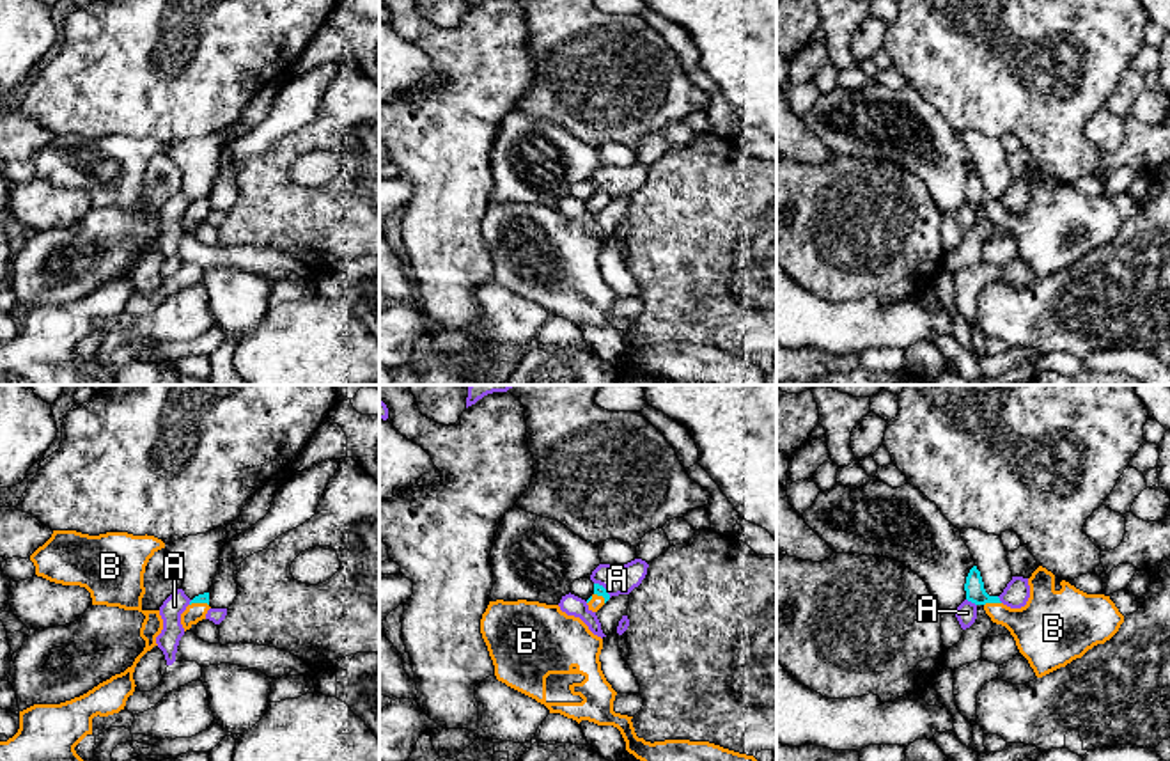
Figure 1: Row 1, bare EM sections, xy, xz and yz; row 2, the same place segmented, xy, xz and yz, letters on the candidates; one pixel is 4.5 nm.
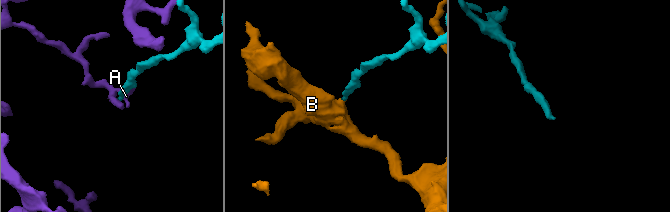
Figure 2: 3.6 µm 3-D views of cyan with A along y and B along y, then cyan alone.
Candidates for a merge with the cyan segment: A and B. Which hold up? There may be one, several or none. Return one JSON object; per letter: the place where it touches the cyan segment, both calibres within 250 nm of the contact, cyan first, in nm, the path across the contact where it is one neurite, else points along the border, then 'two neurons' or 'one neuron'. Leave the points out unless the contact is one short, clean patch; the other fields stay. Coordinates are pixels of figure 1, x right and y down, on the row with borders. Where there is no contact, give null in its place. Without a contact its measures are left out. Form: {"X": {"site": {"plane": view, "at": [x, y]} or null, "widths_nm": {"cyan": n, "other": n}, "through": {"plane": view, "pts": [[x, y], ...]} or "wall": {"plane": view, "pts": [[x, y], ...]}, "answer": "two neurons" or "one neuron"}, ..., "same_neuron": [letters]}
{"A": {"site": {"plane": "yz", "at": [972, 602]}, "widths_nm": {"cyan": 90, "other": 100}, "wall": {"plane": "yz", "pts": [[967, 598], [975, 605]]}, "answer": "two neurons"}, "B": {"site": {"plane": "yz", "at": [991, 602]}, "widths_nm": {"cyan": 90, "other": 260}, "through": {"plane": "yz", "pts": [[975, 593], [991, 602], [1006, 616], [1039, 628]]}, "answer": "one neuron"}, "same_neuron": ["B"]}

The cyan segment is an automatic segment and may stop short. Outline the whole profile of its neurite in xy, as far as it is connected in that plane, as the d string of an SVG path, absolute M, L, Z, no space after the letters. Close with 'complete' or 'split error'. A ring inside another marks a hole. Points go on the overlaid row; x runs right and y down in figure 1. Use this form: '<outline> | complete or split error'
M209 592L195 596L186 610L181 614L181 624L186 630L190 630L199 621L206 619L206 614L209 610Z | split error

